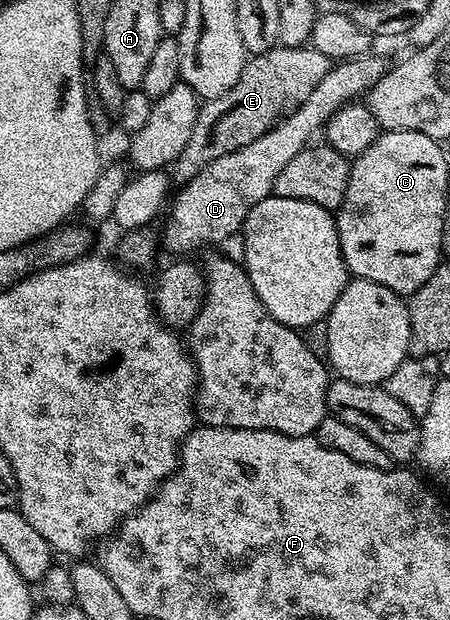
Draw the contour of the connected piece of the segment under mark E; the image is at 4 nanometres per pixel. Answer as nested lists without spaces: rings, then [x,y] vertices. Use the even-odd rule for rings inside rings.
[[[277,46],[260,56],[245,59],[238,82],[234,82],[226,94],[201,103],[190,139],[186,141],[182,154],[178,154],[176,161],[170,165],[171,183],[179,186],[190,182],[190,178],[210,166],[210,162],[242,150],[242,146],[250,146],[250,142],[262,138],[262,134],[270,131],[273,124],[285,115],[293,101],[307,98],[310,90],[314,90],[314,86],[326,78],[329,67],[328,56],[311,46]]]

